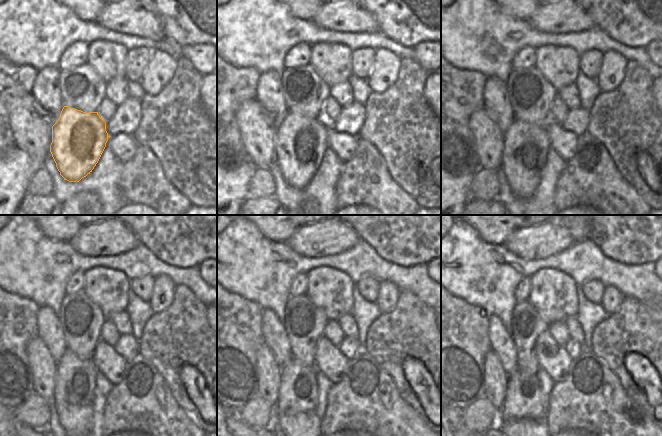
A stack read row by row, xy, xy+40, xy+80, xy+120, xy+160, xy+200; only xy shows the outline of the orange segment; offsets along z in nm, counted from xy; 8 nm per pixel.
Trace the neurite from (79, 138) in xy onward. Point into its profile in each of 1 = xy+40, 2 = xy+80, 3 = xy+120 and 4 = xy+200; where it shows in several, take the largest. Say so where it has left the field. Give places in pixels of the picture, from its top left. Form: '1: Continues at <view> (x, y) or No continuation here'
1: Continues at xy+40 (300, 141)
2: Continues at xy+80 (526, 145)
3: Continues at xy+120 (75, 382)
4: Continues at xy+200 (522, 418)

